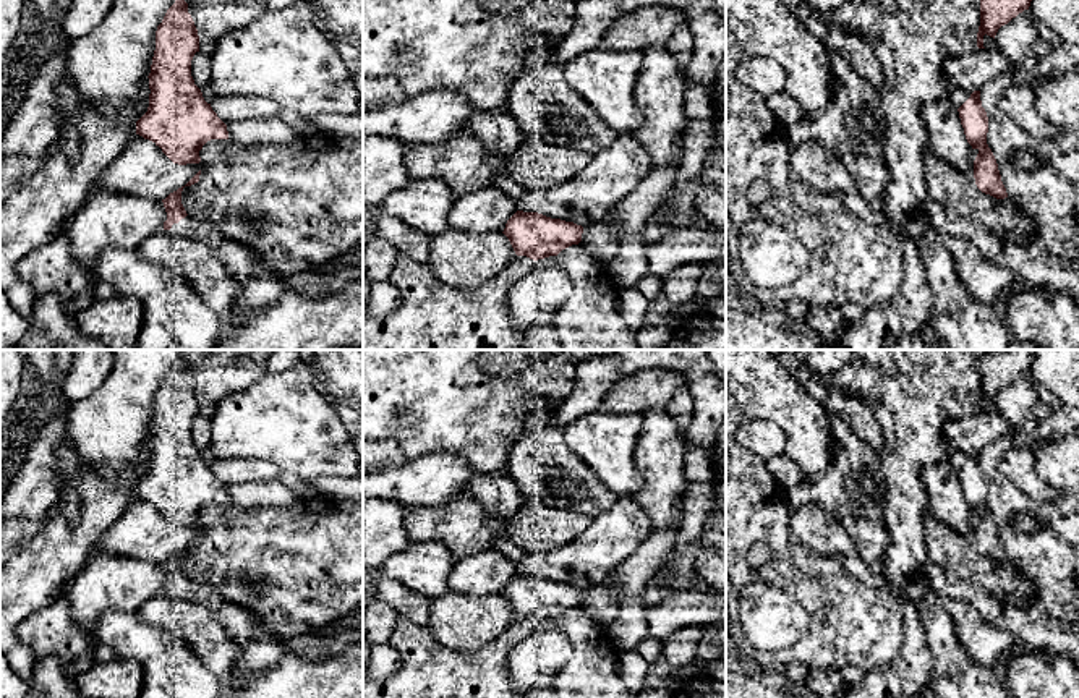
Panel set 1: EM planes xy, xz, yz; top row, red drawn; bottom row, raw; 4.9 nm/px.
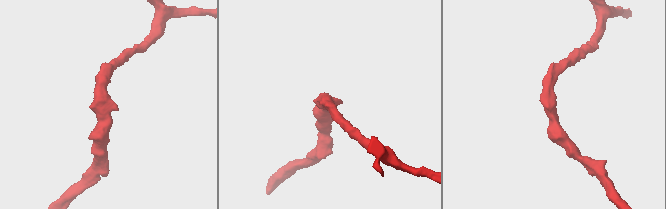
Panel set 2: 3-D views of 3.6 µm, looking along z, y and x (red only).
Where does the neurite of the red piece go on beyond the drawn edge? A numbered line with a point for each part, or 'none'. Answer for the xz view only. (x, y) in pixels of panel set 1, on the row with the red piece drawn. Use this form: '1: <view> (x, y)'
none

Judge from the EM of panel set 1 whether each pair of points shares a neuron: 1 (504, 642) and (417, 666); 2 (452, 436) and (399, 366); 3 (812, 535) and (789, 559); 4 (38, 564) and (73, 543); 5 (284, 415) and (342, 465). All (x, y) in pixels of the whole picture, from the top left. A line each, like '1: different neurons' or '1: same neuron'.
1: same neuron
2: same neuron
3: different neurons
4: same neuron
5: same neuron

